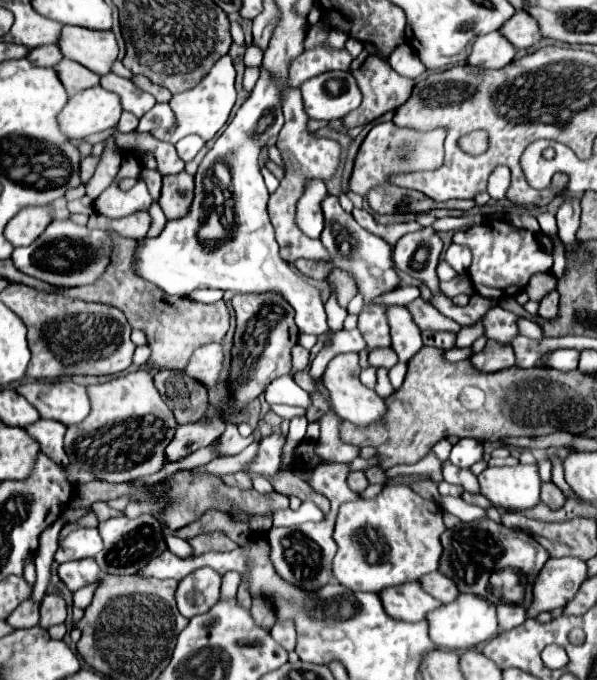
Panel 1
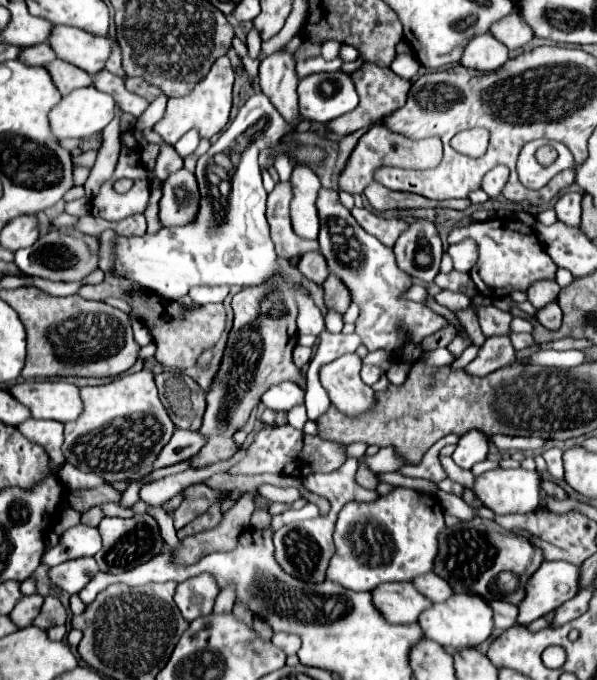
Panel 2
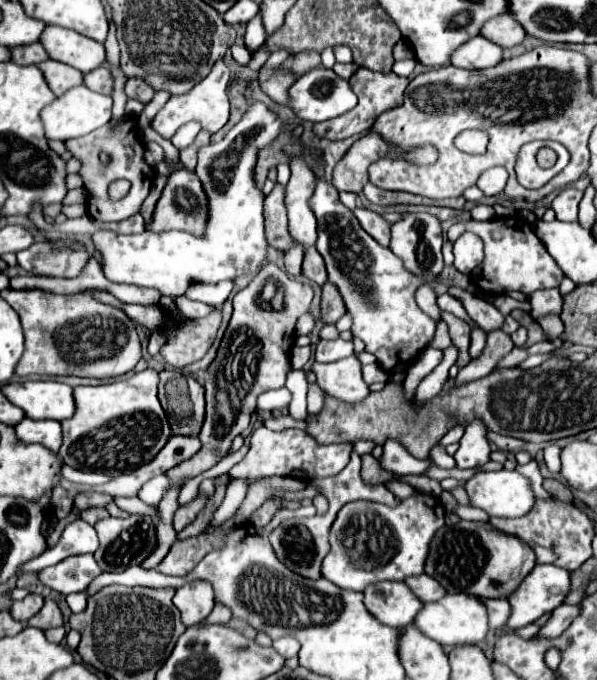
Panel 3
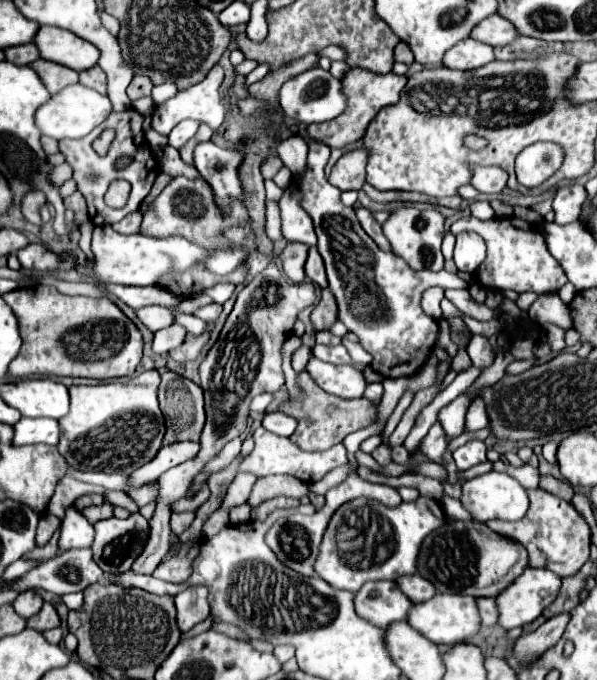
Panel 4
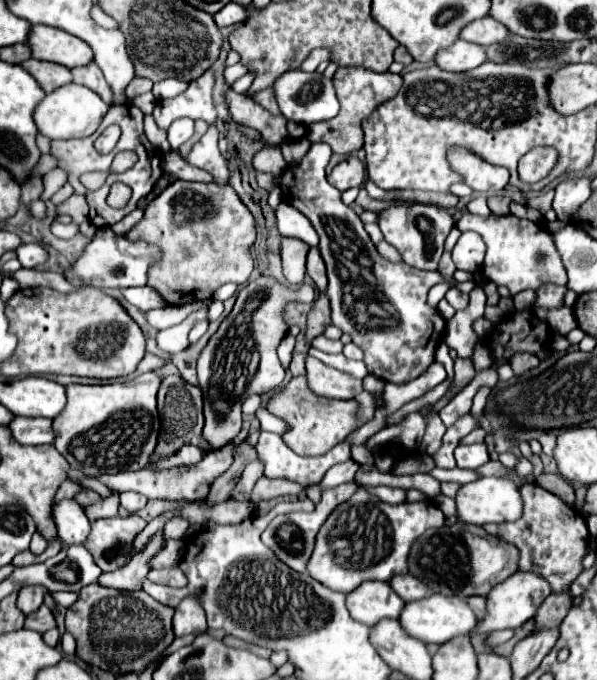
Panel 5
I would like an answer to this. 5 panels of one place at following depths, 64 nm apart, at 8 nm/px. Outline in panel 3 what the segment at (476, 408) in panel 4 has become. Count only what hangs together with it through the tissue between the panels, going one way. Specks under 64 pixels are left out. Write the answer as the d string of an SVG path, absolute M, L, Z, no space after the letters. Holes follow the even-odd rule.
M474 420L466 424L466 432L460 440L460 448L454 454L458 468L474 468L488 462L490 446L486 440L486 428L482 420Z

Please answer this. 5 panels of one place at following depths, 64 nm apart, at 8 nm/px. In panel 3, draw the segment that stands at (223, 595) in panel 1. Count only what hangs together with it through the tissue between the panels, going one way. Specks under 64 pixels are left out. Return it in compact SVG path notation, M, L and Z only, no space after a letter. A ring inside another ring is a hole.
M216 604L214 610L210 612L210 616L208 616L202 624L206 624L206 622L208 622L208 624L216 624L216 622L228 622L228 620L230 620L230 610L226 610L224 606L218 606L218 604Z

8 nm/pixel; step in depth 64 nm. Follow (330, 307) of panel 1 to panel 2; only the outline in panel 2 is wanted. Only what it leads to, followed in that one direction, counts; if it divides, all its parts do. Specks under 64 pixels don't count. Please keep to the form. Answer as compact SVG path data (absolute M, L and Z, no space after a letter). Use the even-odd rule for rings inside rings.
M328 310L328 314L326 314L326 330L332 332L332 334L338 334L342 330L342 316Z

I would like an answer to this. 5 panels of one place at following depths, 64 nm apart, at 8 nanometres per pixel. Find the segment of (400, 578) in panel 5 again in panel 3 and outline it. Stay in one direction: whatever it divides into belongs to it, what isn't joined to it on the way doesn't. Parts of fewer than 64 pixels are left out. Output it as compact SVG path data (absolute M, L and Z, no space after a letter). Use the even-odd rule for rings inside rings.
M420 574L414 578L406 578L404 584L422 600L422 602L434 602L438 598L442 598L446 592L442 590L442 586L438 586L438 582L434 582L434 578L430 578L428 574Z

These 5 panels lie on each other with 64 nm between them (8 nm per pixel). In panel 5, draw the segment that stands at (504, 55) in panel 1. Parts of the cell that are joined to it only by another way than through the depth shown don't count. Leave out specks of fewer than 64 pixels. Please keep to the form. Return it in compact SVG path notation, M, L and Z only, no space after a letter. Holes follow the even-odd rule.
M456 40L452 46L438 52L434 56L434 62L440 70L446 70L446 72L466 72L486 62L484 46Z

